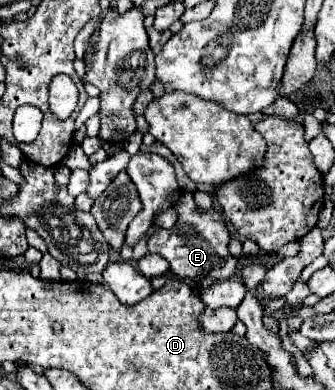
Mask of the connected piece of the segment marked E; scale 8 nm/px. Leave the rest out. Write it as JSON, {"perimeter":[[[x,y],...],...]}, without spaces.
{"perimeter":[[[183,192],[181,198],[175,204],[177,210],[177,222],[173,228],[169,230],[155,230],[149,240],[147,240],[147,248],[151,254],[159,254],[169,262],[171,272],[175,272],[175,276],[183,278],[183,280],[205,280],[209,278],[209,282],[219,282],[219,280],[227,280],[231,278],[231,270],[229,270],[229,262],[227,258],[231,256],[227,244],[231,240],[231,234],[227,230],[227,224],[223,220],[223,216],[215,208],[201,212],[193,200],[191,192]]]}

